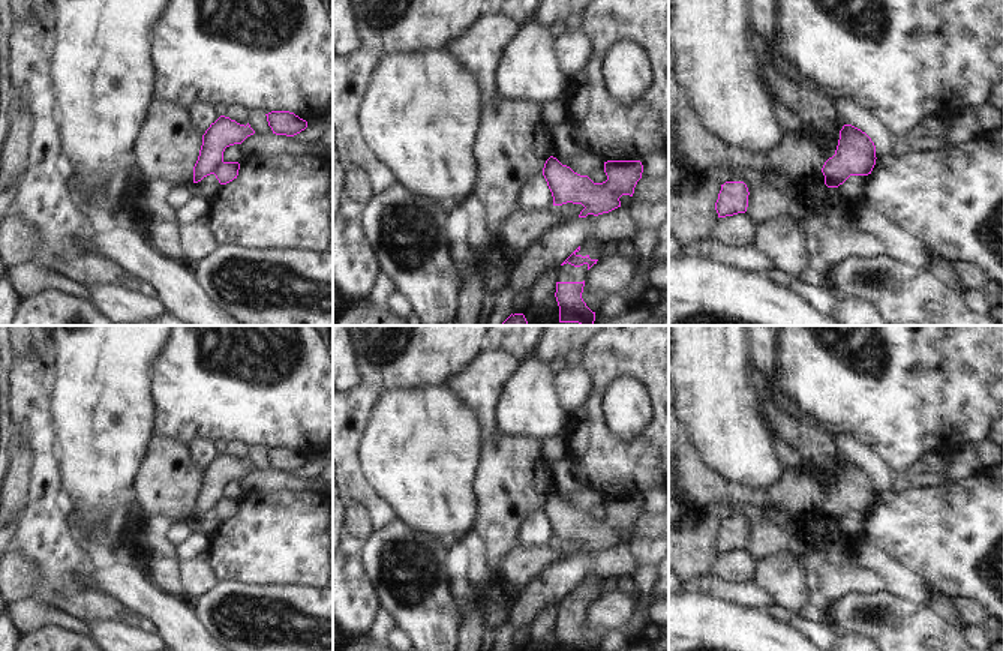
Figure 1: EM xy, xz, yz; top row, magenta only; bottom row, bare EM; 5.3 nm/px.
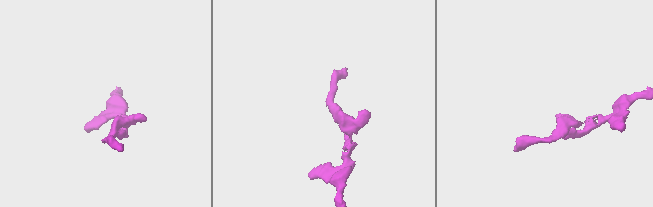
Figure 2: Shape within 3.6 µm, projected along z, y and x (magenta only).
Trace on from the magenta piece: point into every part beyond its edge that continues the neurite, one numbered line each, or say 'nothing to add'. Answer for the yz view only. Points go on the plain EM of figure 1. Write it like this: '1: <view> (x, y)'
nothing to add

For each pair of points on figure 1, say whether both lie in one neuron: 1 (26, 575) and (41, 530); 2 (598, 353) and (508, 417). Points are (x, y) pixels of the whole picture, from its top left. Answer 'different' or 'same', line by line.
1: different
2: different

